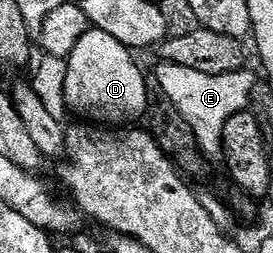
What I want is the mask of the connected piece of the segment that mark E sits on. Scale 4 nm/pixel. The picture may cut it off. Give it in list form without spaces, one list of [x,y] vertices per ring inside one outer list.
[[[162,62],[158,66],[156,83],[174,102],[175,108],[190,126],[201,153],[210,158],[214,155],[217,157],[223,151],[225,124],[235,113],[248,108],[250,92],[256,85],[257,75],[248,72],[246,68],[234,74],[206,75],[174,63]]]

